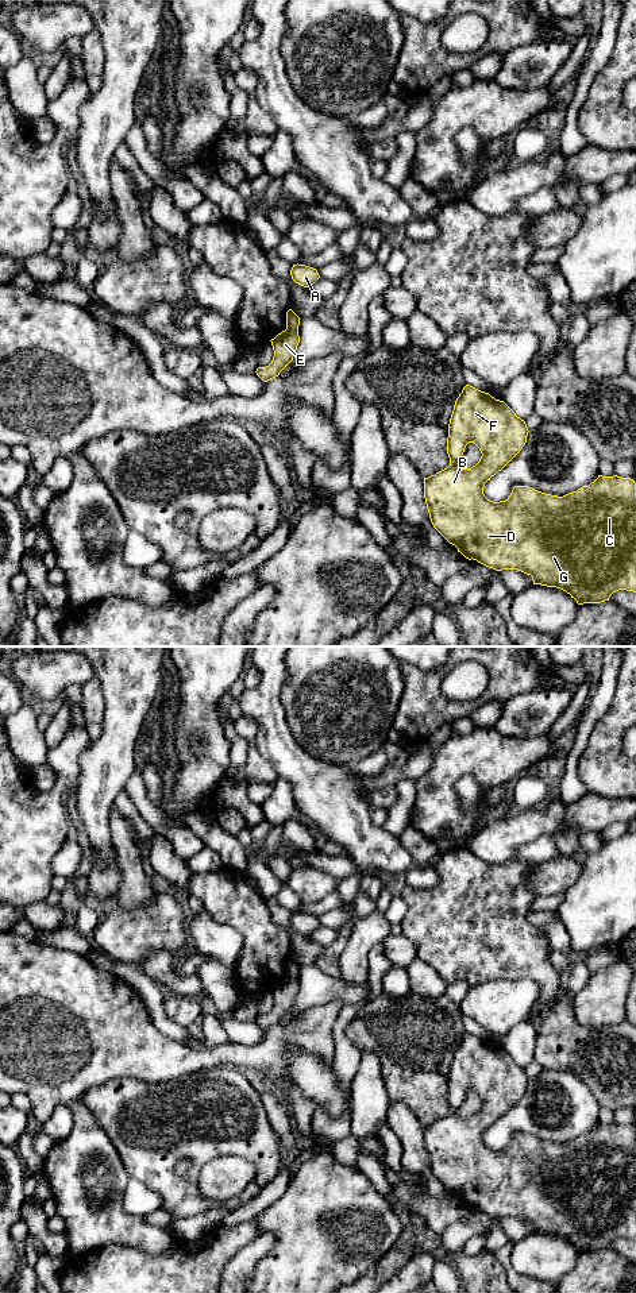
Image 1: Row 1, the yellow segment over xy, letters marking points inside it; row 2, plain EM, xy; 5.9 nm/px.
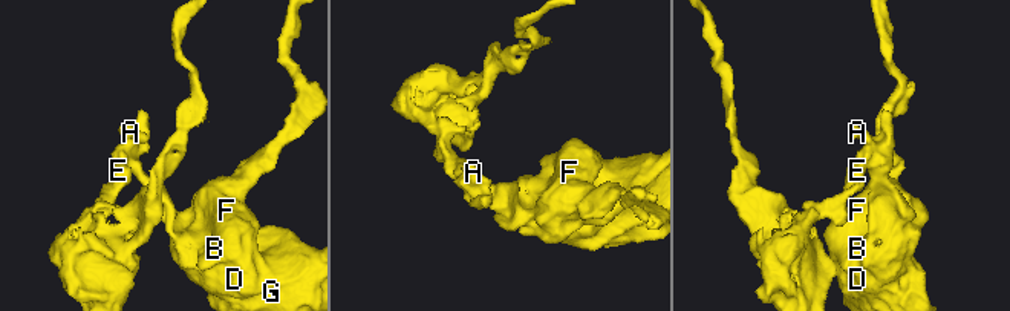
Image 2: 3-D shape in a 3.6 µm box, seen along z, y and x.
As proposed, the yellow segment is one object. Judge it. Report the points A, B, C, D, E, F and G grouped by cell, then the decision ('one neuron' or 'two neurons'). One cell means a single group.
groups A B C D F G / E; two neurons

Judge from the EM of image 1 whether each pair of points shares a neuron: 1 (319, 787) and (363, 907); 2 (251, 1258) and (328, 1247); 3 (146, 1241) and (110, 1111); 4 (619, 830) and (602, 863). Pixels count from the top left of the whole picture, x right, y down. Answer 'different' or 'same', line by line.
1: different
2: different
3: different
4: different

